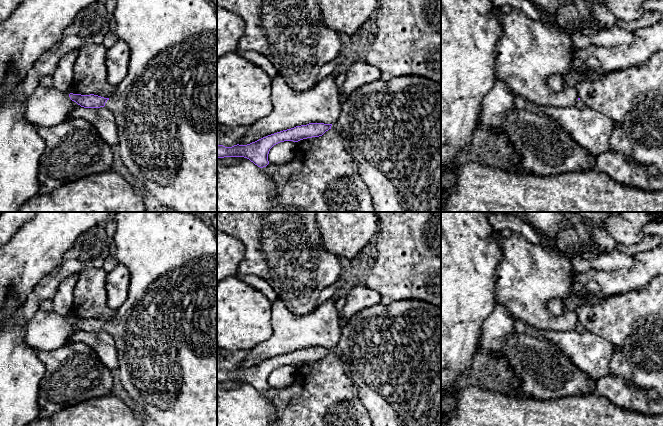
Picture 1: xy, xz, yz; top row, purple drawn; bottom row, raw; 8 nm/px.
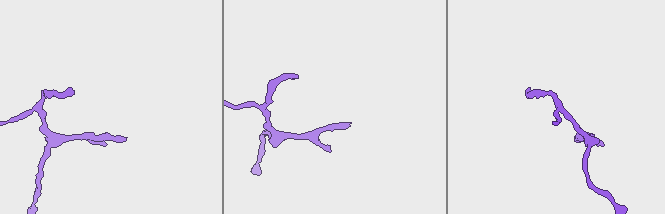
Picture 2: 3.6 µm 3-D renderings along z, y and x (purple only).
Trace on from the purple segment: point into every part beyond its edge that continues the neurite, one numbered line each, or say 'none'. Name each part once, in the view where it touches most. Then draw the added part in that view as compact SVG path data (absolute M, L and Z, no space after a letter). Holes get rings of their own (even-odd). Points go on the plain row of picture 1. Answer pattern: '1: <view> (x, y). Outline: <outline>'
1: xy (165, 333). Outline: M116 212L113 215L116 224L114 242L116 246L115 257L118 262L125 265L130 273L128 296L117 310L116 316L107 324L105 330L112 335L115 341L119 362L119 378L122 388L134 401L135 406L142 408L147 416L159 426L217 426L217 238L216 232L202 219L201 213L192 212Z

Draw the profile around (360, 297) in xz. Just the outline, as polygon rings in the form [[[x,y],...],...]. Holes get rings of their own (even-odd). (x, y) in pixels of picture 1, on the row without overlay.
[[[366,283],[355,285],[346,295],[346,304],[343,308],[342,318],[340,319],[341,325],[354,314],[381,302],[381,295],[369,288]]]

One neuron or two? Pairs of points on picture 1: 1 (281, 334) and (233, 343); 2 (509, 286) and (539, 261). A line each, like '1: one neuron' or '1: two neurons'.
1: two neurons
2: one neuron

